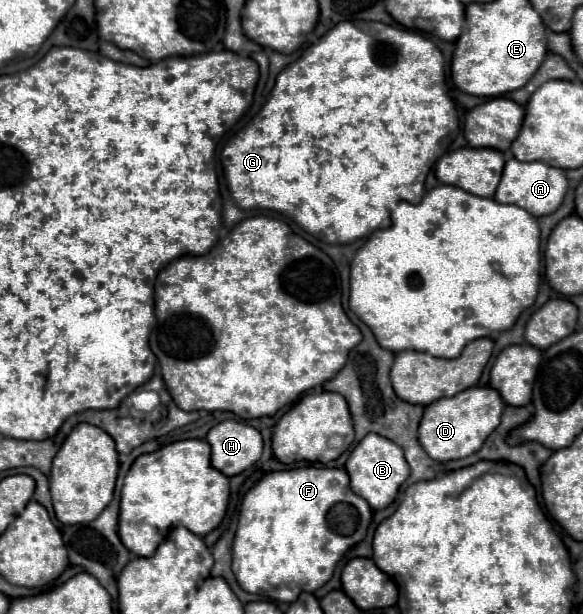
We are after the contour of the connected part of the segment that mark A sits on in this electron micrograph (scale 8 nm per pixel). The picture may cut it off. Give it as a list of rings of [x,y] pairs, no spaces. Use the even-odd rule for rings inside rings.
[[[509,157],[505,163],[505,169],[503,169],[503,177],[497,187],[495,199],[499,203],[513,203],[513,205],[529,211],[533,217],[543,217],[543,215],[551,215],[559,209],[565,193],[567,193],[567,177],[565,177],[563,169],[551,167],[543,161],[521,163],[515,157]]]

